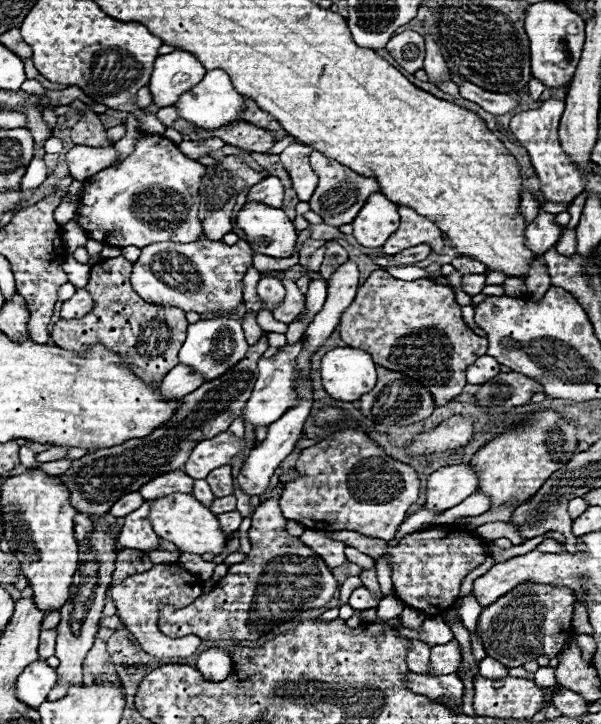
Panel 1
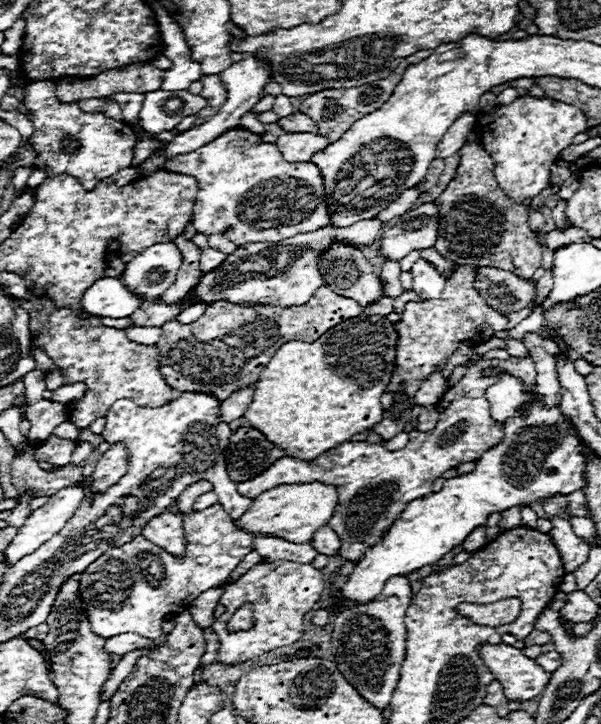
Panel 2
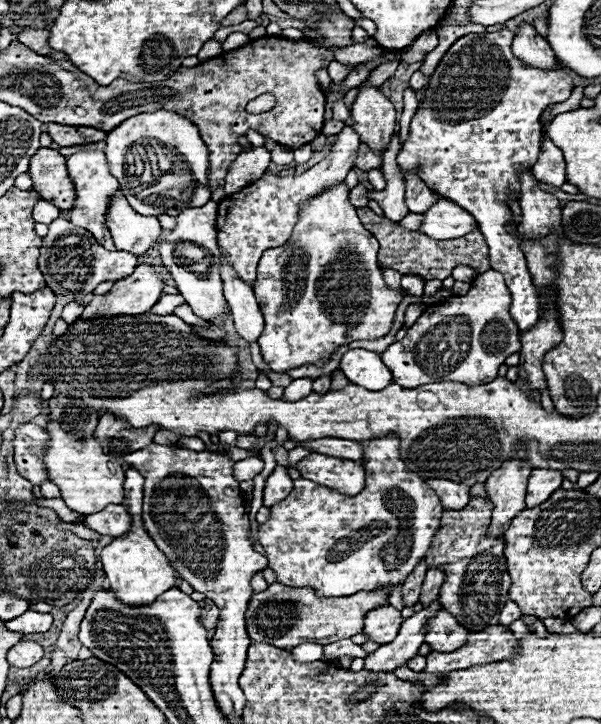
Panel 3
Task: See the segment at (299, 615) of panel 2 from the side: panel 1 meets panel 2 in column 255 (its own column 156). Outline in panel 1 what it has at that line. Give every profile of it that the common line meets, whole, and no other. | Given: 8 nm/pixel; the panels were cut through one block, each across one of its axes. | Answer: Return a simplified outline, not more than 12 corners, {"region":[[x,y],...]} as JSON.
{"region":[[178,564],[152,566],[110,588],[142,650],[190,658],[198,636],[158,630],[160,604],[184,608],[202,580]]}

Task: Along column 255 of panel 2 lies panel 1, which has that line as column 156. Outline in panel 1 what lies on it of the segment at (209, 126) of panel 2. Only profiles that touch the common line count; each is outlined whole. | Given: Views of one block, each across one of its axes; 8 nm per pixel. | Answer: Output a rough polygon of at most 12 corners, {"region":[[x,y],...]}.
{"region":[[190,52],[158,56],[148,82],[158,108],[204,78]]}

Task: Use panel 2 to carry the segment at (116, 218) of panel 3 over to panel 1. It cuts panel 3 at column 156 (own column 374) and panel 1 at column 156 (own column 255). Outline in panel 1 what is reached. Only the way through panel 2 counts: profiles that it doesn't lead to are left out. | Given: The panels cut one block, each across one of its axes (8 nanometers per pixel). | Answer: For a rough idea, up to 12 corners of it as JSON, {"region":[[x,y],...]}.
{"region":[[150,244],[132,286],[184,312],[232,312],[254,250]]}

